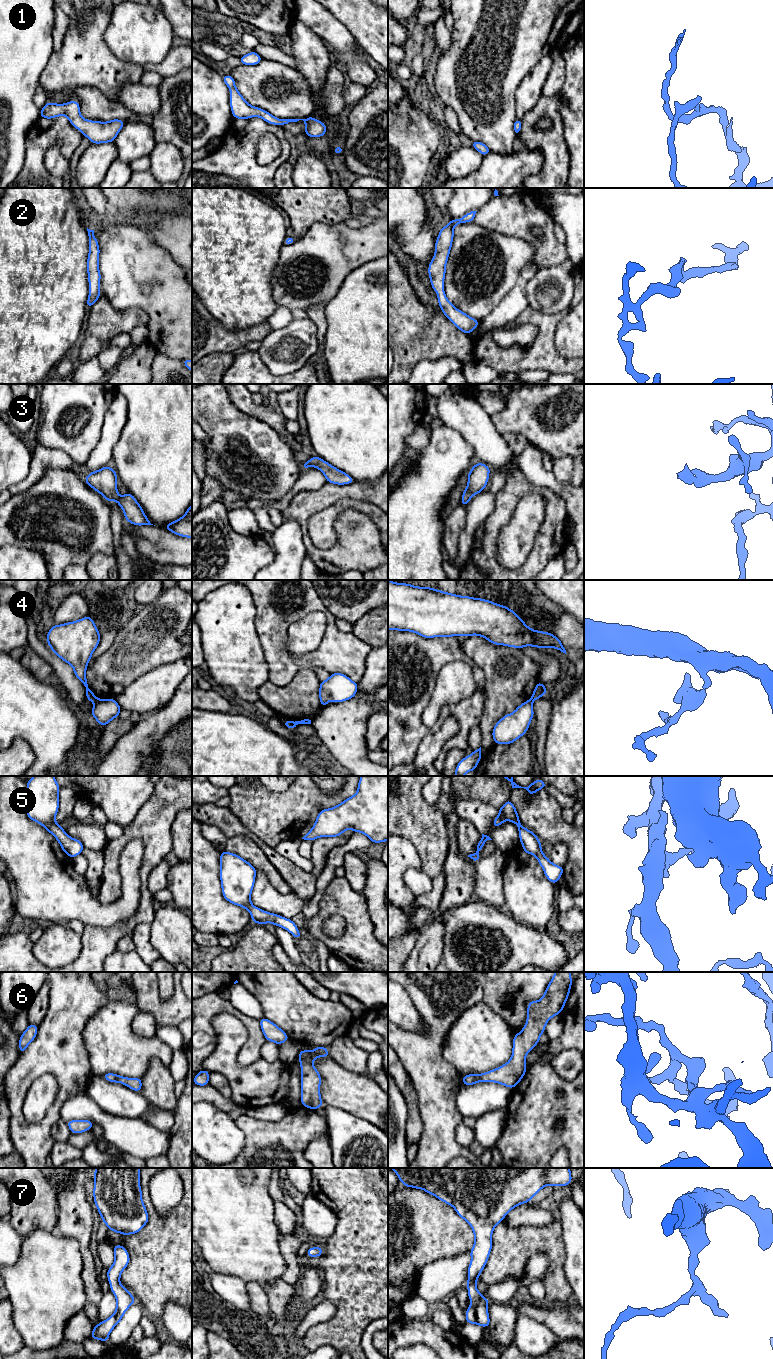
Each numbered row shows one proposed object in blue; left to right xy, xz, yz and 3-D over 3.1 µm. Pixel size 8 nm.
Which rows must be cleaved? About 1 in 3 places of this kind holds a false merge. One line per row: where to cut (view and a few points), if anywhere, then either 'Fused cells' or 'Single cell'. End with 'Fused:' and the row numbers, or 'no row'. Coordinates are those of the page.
1: No split. Single cell
2: No split. Single cell
3: No split. Single cell
4: Split along xy (98, 699), (93, 702). Fused cells
5: No split. Single cell
6: No split. Single cell
7: No split. Single cell
Fused: 4

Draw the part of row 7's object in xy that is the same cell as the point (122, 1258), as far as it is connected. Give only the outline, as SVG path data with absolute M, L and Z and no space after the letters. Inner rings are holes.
M114 1245L113 1250L115 1259L113 1265L107 1270L107 1278L110 1283L110 1291L116 1298L116 1310L108 1319L96 1324L89 1337L106 1343L113 1328L122 1320L129 1307L136 1302L129 1290L120 1283L120 1276L130 1262L129 1253L122 1245Z

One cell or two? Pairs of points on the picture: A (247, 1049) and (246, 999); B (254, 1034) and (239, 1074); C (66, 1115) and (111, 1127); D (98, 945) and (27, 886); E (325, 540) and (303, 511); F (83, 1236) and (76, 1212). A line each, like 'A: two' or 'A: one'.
A: two
B: two
C: one
D: two
E: two
F: one

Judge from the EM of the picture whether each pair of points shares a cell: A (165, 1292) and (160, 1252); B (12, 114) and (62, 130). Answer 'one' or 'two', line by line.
A: one
B: two

